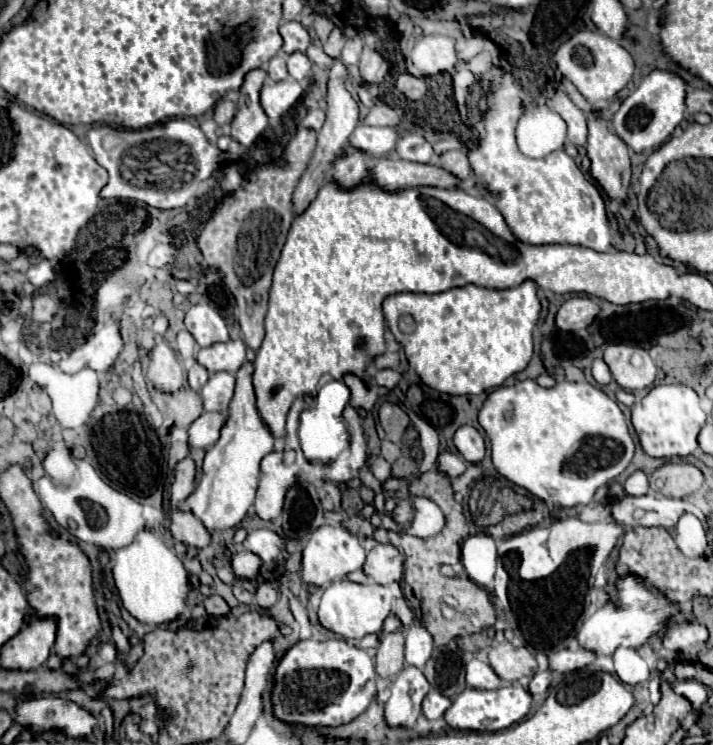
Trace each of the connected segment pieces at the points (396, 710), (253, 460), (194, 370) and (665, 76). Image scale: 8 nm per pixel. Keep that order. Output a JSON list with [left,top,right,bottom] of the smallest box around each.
[[385,666,429,728],[187,360,273,532],[189,362,209,392],[611,70,685,150]]

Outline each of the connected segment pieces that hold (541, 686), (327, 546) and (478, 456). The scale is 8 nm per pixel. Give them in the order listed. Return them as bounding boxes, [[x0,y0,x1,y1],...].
[[527,670,551,696],[301,526,365,588],[453,426,485,464]]

